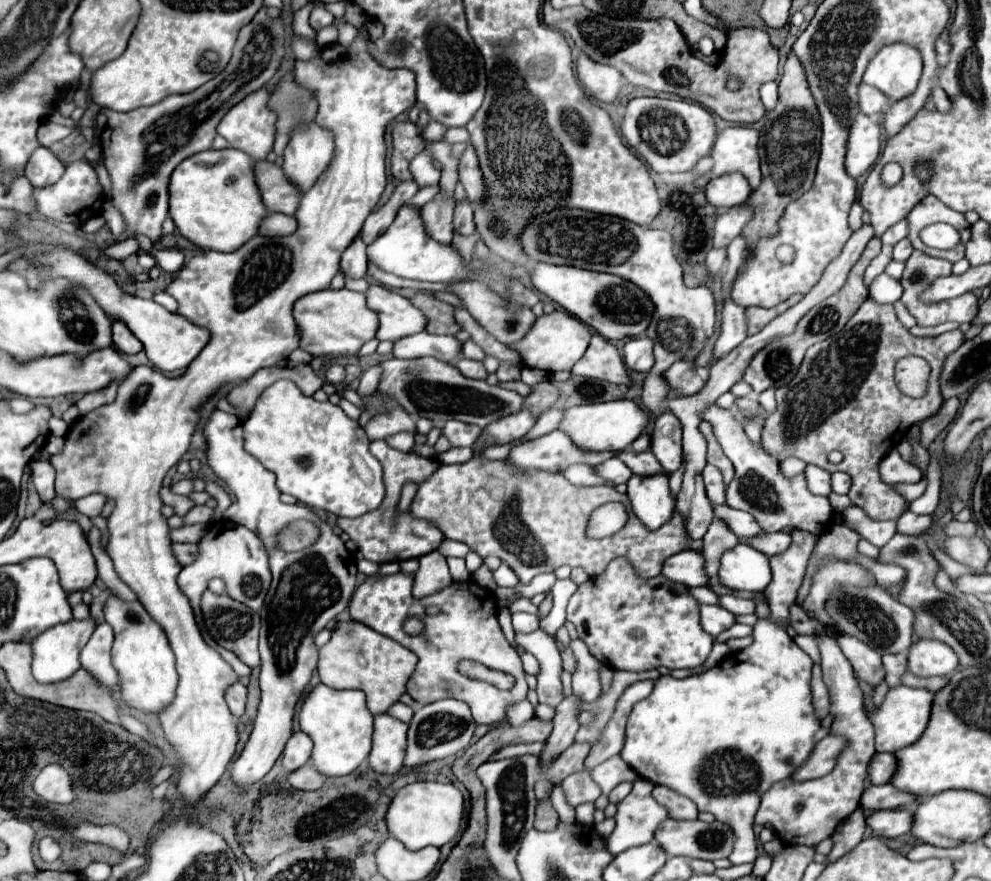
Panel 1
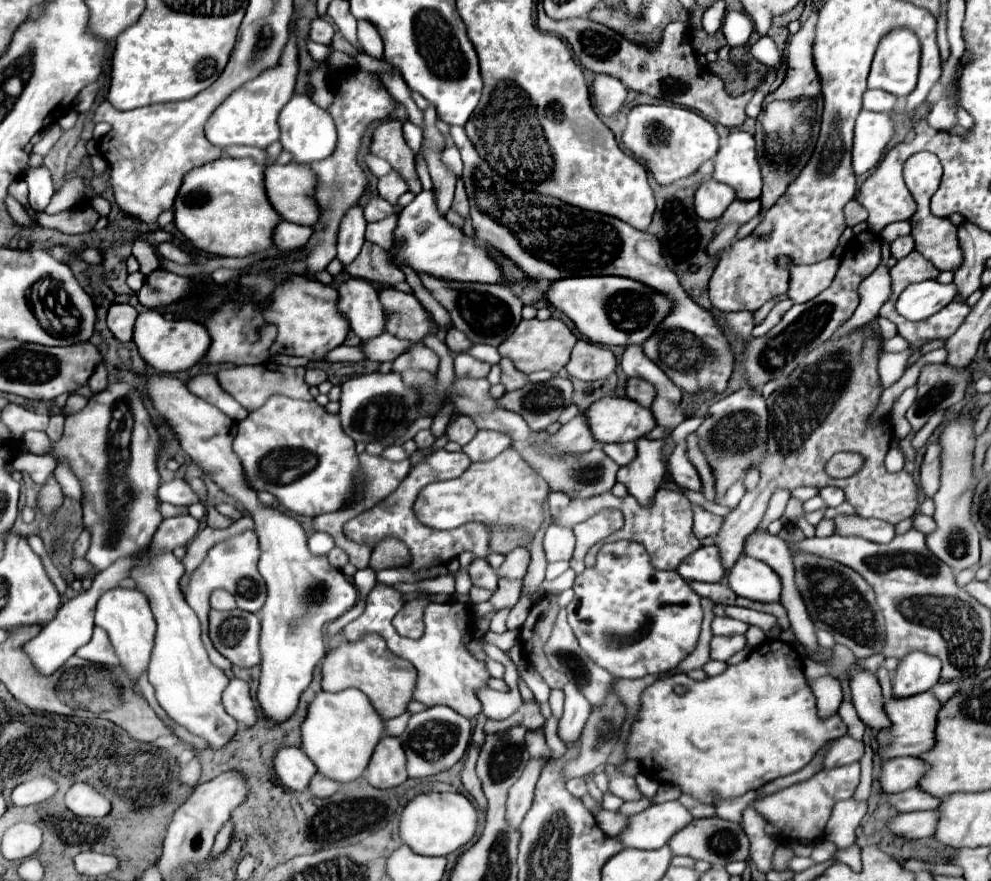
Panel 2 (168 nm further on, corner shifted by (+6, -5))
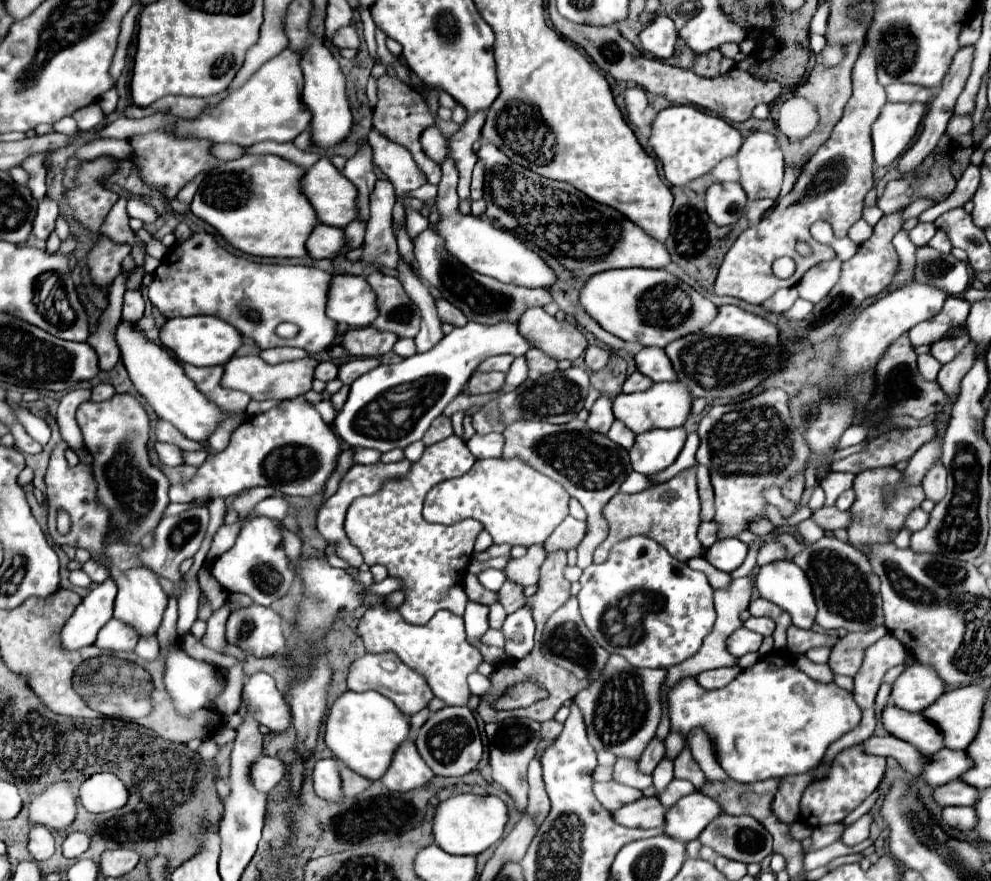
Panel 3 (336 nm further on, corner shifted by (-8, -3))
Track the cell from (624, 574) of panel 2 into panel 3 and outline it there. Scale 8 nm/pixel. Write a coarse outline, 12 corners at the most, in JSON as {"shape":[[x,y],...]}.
{"shape":[[649,537],[583,571],[595,641],[669,669],[715,623],[707,577]]}

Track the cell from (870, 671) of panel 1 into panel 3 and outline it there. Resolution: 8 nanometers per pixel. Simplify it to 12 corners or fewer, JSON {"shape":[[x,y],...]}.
{"shape":[[889,703],[881,721],[921,753],[945,747],[943,733],[921,715]]}

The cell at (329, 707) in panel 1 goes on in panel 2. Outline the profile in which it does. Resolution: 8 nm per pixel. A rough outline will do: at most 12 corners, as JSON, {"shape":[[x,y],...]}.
{"shape":[[357,689],[317,693],[301,749],[333,781],[361,777],[383,719]]}

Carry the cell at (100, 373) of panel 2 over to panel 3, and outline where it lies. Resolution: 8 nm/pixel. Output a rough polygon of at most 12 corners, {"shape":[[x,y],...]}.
{"shape":[[123,271],[109,289],[109,307],[99,315],[87,343],[99,367],[111,371],[119,361],[115,325],[121,317],[125,285]]}

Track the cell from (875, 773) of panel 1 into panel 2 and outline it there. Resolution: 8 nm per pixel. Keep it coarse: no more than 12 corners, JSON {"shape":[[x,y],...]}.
{"shape":[[893,757],[883,763],[883,793],[917,785],[925,765],[917,757]]}

